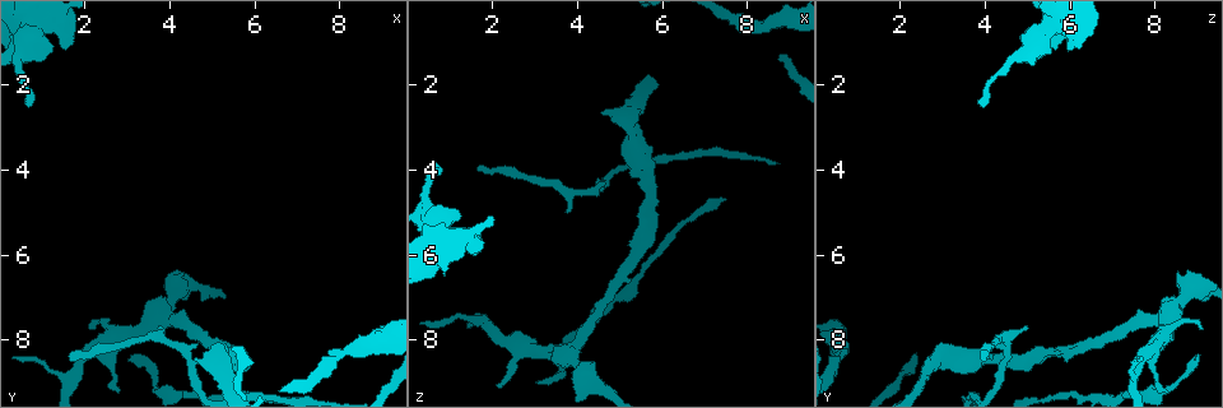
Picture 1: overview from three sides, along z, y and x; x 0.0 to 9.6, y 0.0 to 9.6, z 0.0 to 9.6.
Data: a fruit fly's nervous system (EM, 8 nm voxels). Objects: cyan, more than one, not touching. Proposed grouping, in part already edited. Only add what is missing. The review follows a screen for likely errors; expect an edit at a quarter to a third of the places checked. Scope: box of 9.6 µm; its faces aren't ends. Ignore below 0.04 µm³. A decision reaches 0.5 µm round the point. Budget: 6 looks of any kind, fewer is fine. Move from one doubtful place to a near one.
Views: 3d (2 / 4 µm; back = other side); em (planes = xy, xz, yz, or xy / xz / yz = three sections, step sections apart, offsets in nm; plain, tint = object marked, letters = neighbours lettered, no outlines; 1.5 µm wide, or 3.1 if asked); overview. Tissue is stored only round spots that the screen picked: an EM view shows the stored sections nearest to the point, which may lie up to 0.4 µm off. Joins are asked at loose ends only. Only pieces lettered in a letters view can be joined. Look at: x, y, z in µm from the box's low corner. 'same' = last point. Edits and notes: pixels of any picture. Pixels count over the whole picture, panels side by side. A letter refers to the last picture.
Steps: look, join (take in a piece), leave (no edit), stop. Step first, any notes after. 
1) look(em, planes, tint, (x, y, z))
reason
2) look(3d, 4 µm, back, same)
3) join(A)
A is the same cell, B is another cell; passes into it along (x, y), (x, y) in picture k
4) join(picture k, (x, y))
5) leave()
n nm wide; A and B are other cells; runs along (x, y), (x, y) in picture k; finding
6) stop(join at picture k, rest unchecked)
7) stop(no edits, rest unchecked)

look(3d, 2 µm, (0.75, 2.50, 3.90))
end of a long branch

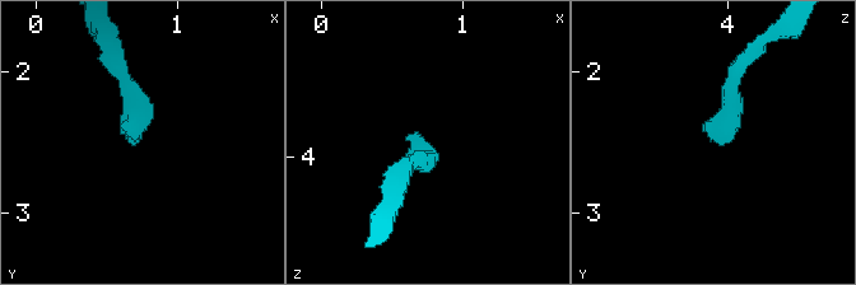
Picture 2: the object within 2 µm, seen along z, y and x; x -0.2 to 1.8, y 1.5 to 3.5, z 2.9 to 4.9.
look(em, xz, step 8, letters, (0.68, 2.50, 3.98))
need the tissue

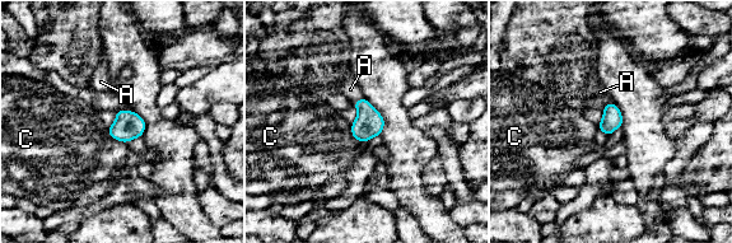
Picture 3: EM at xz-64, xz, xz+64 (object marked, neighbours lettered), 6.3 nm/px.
join(A)
A is the same cell, C is another cell; passes into it along (369, 122), (358, 101), (350, 89) in picture 3; it goes on there

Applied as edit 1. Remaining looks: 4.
look(overview)
redraw

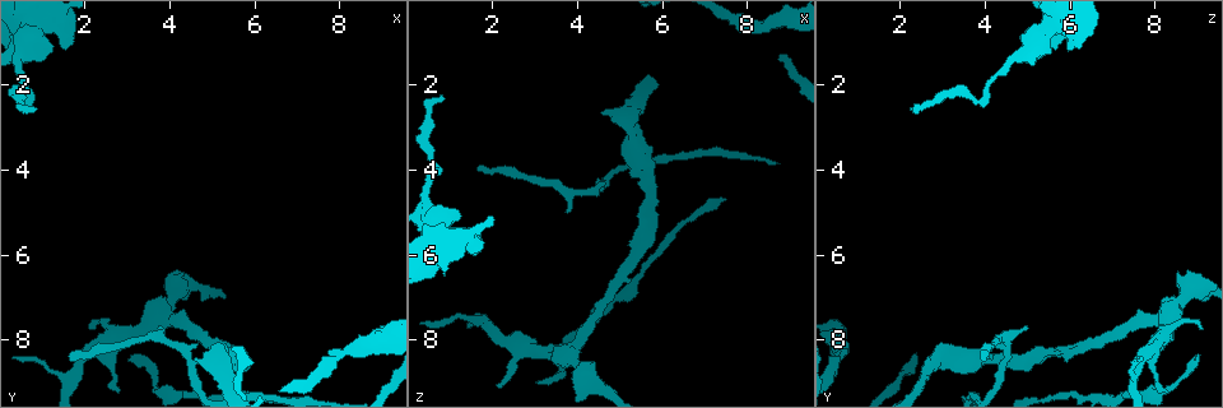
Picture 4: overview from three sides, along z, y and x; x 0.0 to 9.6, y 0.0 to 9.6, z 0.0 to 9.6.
look(em, planes, letters, (1.60, 8.40, 4.00))
branch stops here

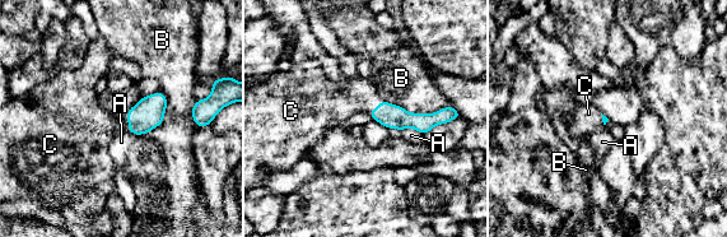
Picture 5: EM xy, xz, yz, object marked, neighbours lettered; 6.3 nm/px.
join(C)
B touches over 440 nm; C is the same cell, A and B are other cells; it goes on there

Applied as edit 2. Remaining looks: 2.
look(overview)

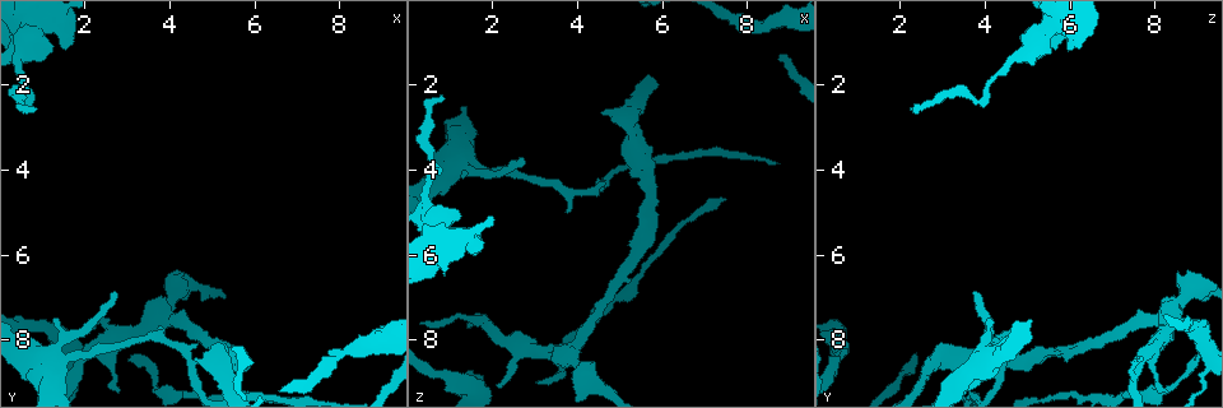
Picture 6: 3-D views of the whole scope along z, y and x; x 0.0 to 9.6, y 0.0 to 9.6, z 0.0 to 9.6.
look(em, planes, letters, (2.65, 6.95, 3.70))
tapers out

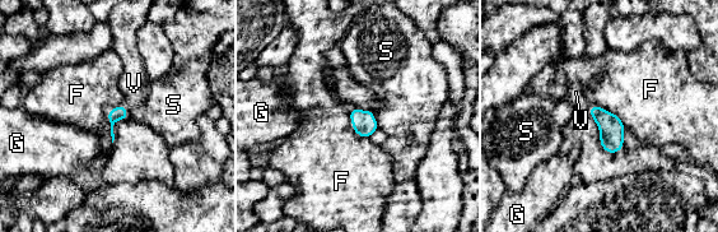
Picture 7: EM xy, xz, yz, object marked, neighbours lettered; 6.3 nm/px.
join(V)
V is the same cell, F, G and S are other cells; passes into it along (120, 112), (125, 107), (134, 83) in picture 7; the neuron continues

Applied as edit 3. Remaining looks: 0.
stop(join at picture 3, join at picture 5, join at picture 7, rest unchecked)

